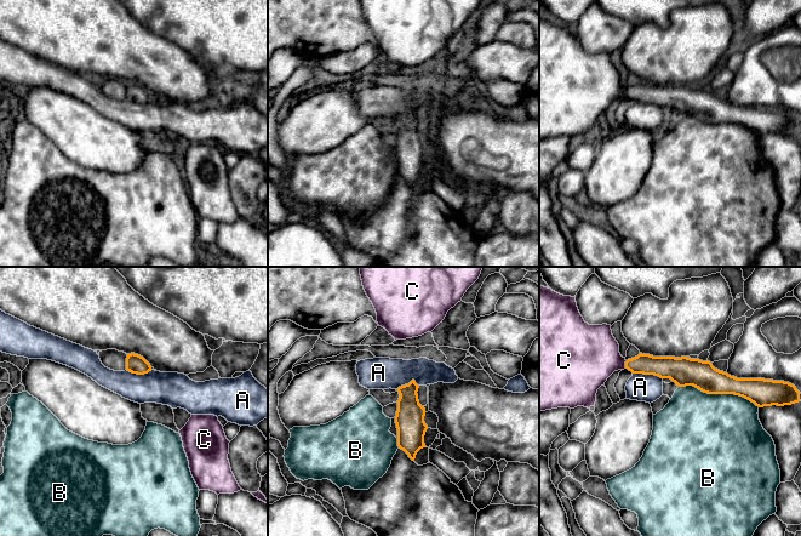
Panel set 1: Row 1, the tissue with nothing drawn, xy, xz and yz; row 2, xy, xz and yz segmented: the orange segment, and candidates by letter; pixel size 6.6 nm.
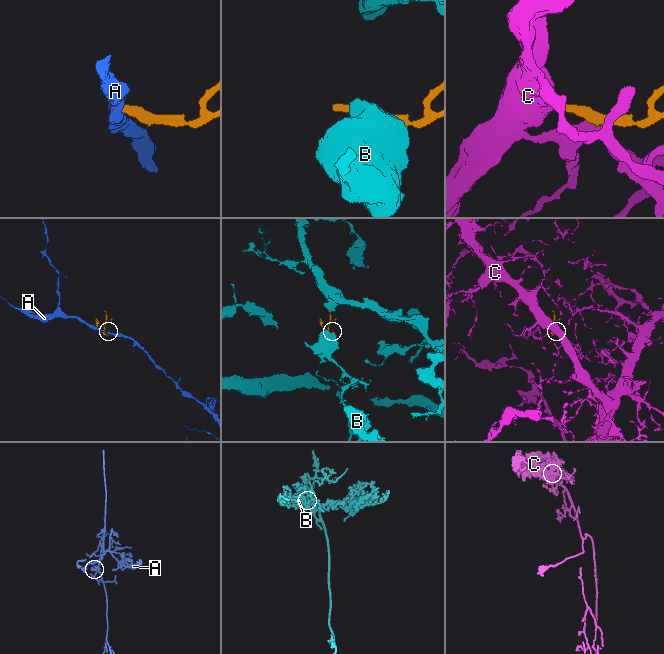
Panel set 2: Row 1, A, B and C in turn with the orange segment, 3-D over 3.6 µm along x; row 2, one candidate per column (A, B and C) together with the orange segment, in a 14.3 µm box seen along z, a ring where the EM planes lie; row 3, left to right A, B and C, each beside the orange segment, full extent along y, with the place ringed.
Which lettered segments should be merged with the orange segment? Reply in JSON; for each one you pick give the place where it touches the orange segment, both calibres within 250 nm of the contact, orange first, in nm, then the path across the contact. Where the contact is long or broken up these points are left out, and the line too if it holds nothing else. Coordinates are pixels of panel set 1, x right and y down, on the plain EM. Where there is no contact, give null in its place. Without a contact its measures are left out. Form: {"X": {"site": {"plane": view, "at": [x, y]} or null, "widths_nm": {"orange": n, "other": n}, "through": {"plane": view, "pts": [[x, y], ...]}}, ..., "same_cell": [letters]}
{"C": {"site": {"plane": "yz", "at": [625, 92]}, "widths_nm": {"orange": 140, "other": 400}, "through": {"plane": "yz", "pts": [[663, 95], [625, 92], [589, 83]]}}, "same_cell": ["C"]}

